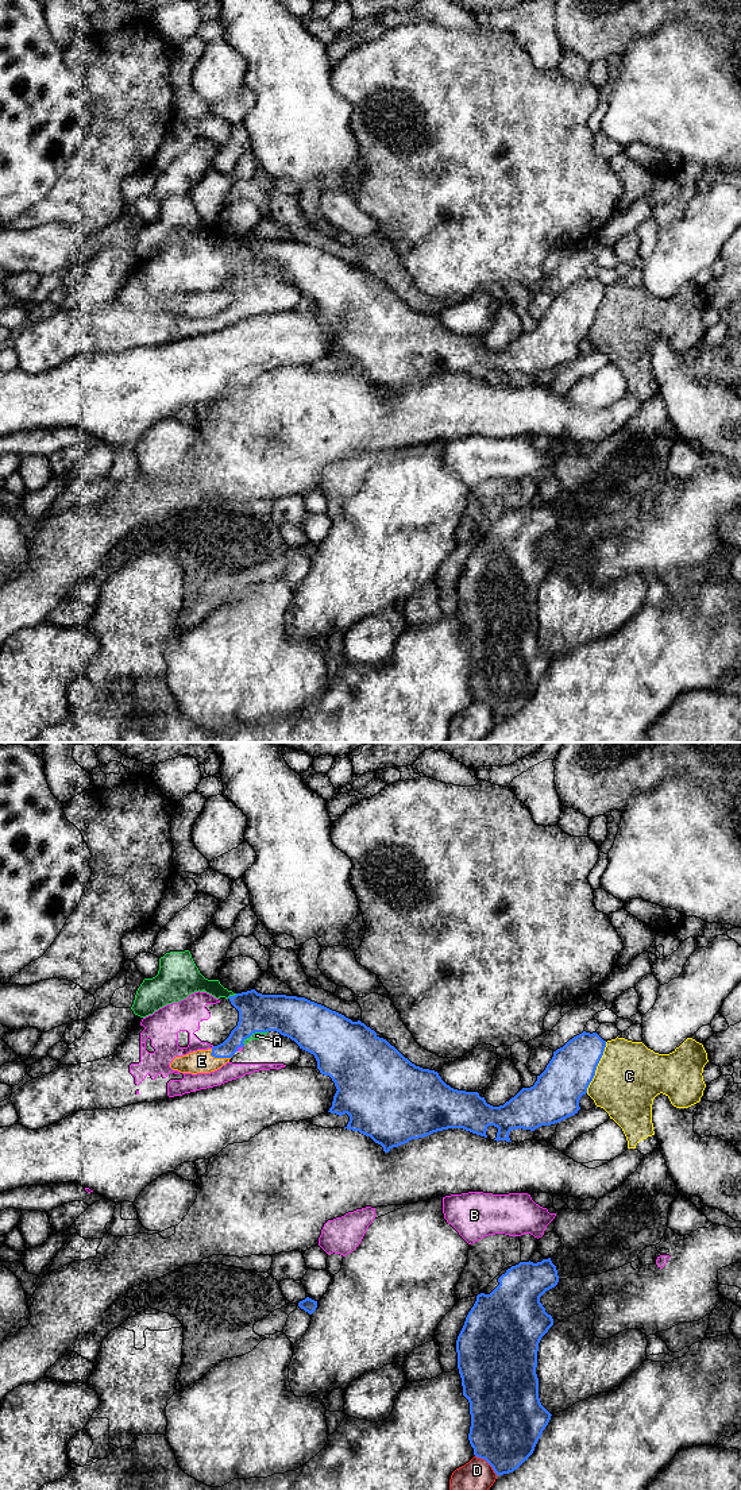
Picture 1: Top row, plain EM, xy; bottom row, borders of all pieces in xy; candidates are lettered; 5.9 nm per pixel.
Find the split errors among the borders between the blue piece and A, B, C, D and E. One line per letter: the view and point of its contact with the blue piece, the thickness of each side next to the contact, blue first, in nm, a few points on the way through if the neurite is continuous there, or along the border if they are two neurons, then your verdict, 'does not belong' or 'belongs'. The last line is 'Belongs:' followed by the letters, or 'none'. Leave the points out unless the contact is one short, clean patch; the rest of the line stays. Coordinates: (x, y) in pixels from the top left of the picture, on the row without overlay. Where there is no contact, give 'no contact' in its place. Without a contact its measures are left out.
A: xy (254, 277) | 240/50 nm | belongs
B: xy (239, 290) | 220/20 nm | does not belong
C: xy (595, 312) | 280/400 nm | does not belong
D: xy (487, 706) | 420/220 nm | does not belong
E: xy (217, 301) | 110/140 nm | across xy (246, 270), (217, 301), (201, 305) | belongs
Belongs: A, E

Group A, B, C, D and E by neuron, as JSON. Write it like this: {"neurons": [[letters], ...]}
{"neurons": [["A", "E"], ["B"], ["C"], ["D"]]}

